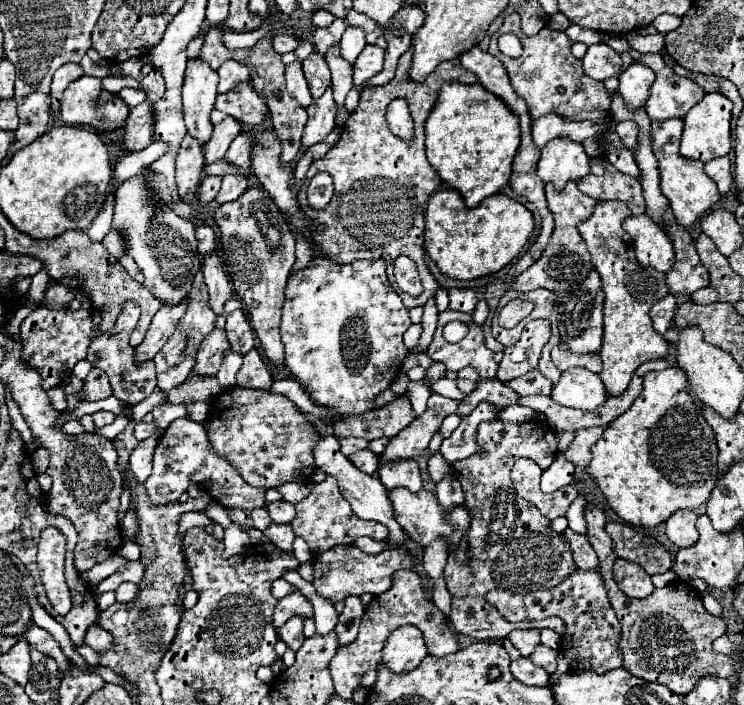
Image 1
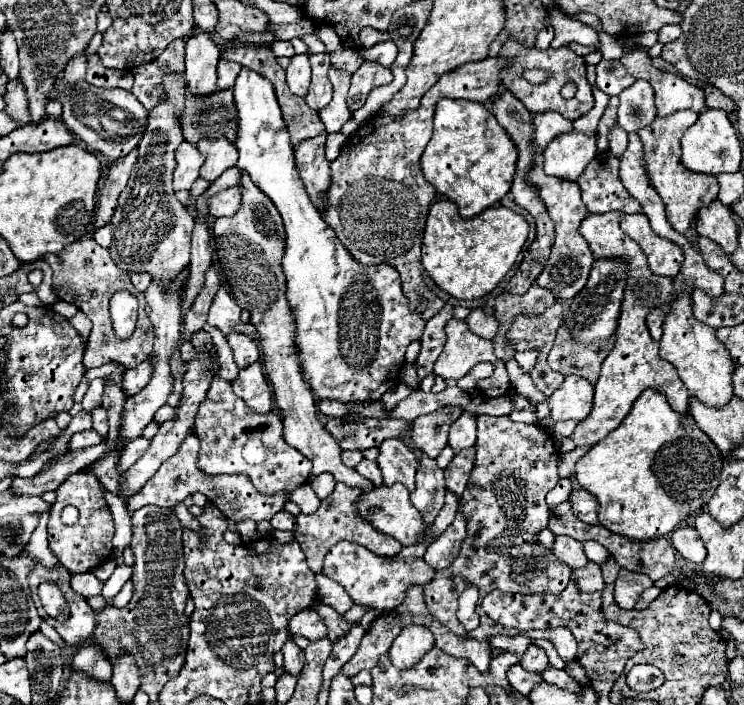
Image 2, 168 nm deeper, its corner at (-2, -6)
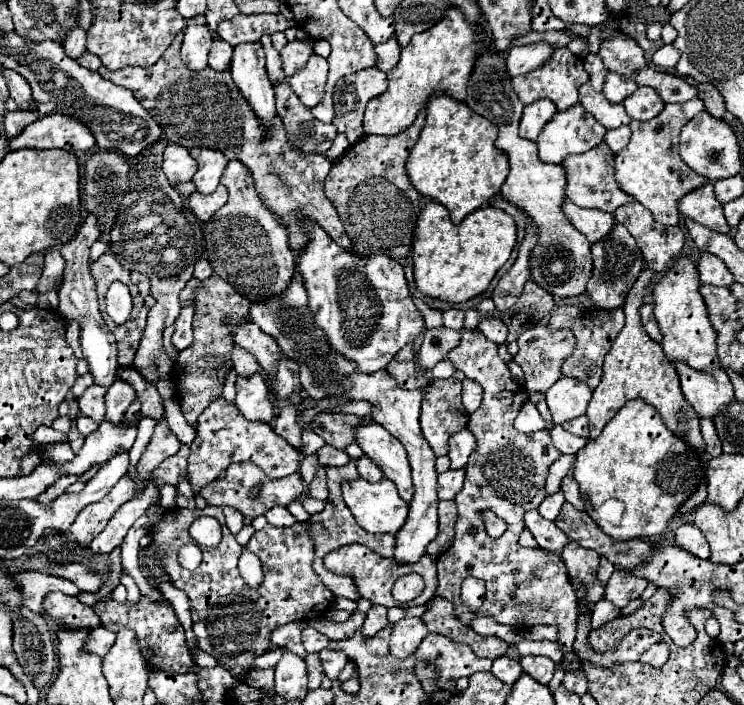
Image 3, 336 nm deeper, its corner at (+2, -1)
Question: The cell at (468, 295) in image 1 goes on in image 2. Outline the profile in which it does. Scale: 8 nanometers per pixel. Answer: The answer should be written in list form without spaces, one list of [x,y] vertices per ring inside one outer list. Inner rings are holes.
[[[472,308],[470,314],[468,314],[468,318],[466,318],[464,322],[468,324],[468,328],[470,328],[472,332],[476,332],[478,336],[484,336],[484,338],[488,338],[488,340],[494,338],[496,328],[498,328],[496,318],[486,316],[486,314],[482,312],[482,308]]]

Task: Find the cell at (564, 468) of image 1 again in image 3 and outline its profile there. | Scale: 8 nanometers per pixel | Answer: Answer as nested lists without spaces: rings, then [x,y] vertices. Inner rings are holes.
[[[560,491],[560,493],[552,495],[552,497],[546,497],[546,499],[542,501],[542,505],[538,507],[538,511],[540,511],[540,515],[542,515],[544,519],[556,521],[562,505],[564,505],[564,495],[562,495],[562,491]]]

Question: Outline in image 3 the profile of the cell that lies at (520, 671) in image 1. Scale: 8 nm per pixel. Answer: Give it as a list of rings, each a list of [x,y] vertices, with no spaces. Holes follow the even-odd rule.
[[[500,657],[500,659],[494,659],[494,665],[492,665],[492,675],[496,675],[502,683],[506,685],[514,685],[516,679],[520,677],[522,673],[522,667],[518,661],[510,659],[510,657]]]

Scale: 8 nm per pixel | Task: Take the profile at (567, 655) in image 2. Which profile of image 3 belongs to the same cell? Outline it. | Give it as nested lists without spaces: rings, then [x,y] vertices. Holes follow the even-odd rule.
[[[462,329],[460,333],[462,333],[462,341],[456,349],[450,351],[448,359],[452,361],[452,365],[456,369],[464,371],[468,379],[474,379],[484,387],[484,399],[482,399],[482,405],[470,415],[470,421],[468,421],[468,429],[476,437],[476,449],[470,455],[470,461],[466,467],[464,487],[454,499],[458,503],[458,521],[456,521],[454,543],[448,551],[444,551],[438,557],[438,591],[436,591],[436,595],[452,601],[456,613],[460,615],[460,621],[464,621],[464,623],[470,623],[470,613],[476,613],[476,615],[494,617],[498,623],[504,623],[504,625],[510,625],[516,629],[528,629],[532,625],[542,625],[542,623],[556,625],[560,629],[558,641],[560,641],[560,645],[564,645],[564,653],[570,653],[574,637],[576,637],[578,599],[572,591],[566,565],[562,563],[562,559],[558,555],[554,555],[550,551],[544,551],[540,547],[526,549],[526,547],[518,545],[518,535],[522,533],[524,513],[528,509],[536,509],[544,501],[544,481],[546,481],[548,469],[562,453],[552,445],[550,431],[536,431],[536,433],[524,435],[514,429],[512,423],[514,423],[518,411],[522,409],[522,405],[528,401],[528,391],[520,383],[512,381],[506,363],[499,357],[498,345],[488,341],[484,337],[484,333],[480,333],[480,331]],[[484,509],[492,509],[498,517],[502,517],[508,523],[508,531],[500,539],[492,539],[486,533],[484,521],[482,521]],[[466,577],[476,577],[486,583],[484,603],[476,611],[470,611],[460,601],[460,587]]]

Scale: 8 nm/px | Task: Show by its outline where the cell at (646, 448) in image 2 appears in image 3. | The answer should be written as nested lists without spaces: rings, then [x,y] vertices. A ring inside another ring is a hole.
[[[640,399],[628,401],[616,417],[604,427],[598,439],[590,439],[584,449],[576,453],[576,463],[572,469],[574,479],[580,485],[580,495],[586,503],[586,513],[596,521],[596,525],[616,541],[628,539],[648,539],[664,533],[668,521],[674,517],[678,507],[692,495],[702,479],[702,463],[698,455],[684,445],[676,435],[672,435],[666,425],[662,425],[656,409],[644,405]]]

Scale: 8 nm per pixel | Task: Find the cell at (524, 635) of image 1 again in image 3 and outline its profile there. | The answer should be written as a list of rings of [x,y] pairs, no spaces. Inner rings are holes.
[[[528,655],[528,657],[522,657],[522,669],[524,673],[528,673],[530,677],[534,677],[538,683],[542,685],[548,685],[552,675],[554,675],[554,661],[548,659],[548,657],[534,657],[534,655]]]

